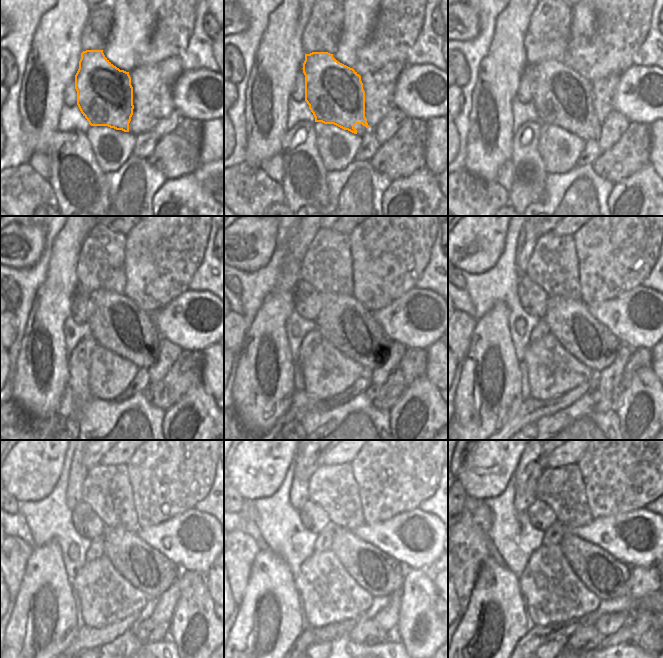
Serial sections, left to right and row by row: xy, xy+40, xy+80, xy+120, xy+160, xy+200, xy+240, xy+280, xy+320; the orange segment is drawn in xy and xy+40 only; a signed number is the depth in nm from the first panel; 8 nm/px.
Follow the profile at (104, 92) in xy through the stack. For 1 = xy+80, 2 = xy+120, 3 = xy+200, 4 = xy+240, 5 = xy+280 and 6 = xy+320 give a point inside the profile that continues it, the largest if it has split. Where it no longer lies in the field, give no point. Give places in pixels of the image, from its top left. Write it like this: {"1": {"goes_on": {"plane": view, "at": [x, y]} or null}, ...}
{"1": {"goes_on": {"plane": "xy+80", "at": [562, 97]}}, "2": {"goes_on": {"plane": "xy+120", "at": [117, 323]}}, "3": {"goes_on": {"plane": "xy+200", "at": [570, 321]}}, "4": {"goes_on": {"plane": "xy+240", "at": [126, 551]}}, "5": {"goes_on": {"plane": "xy+280", "at": [344, 541]}}, "6": {"goes_on": {"plane": "xy+320", "at": [569, 543]}}}

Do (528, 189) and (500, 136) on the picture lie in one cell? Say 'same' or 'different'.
different

